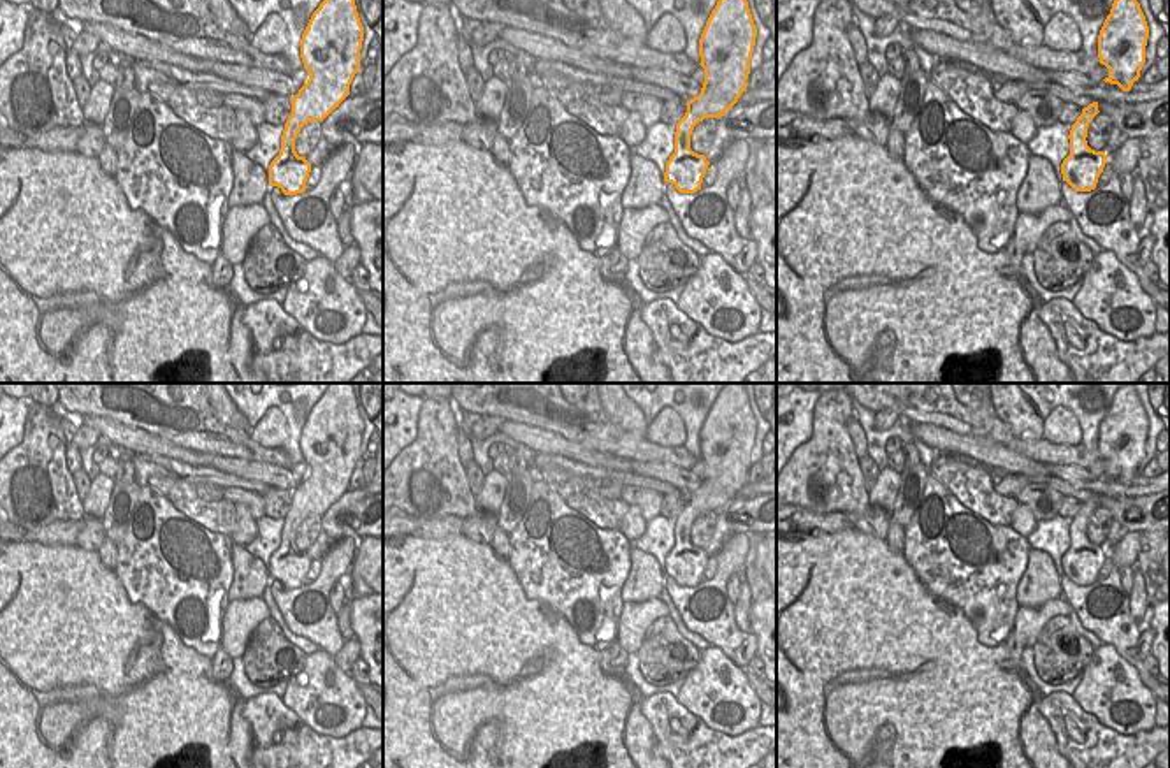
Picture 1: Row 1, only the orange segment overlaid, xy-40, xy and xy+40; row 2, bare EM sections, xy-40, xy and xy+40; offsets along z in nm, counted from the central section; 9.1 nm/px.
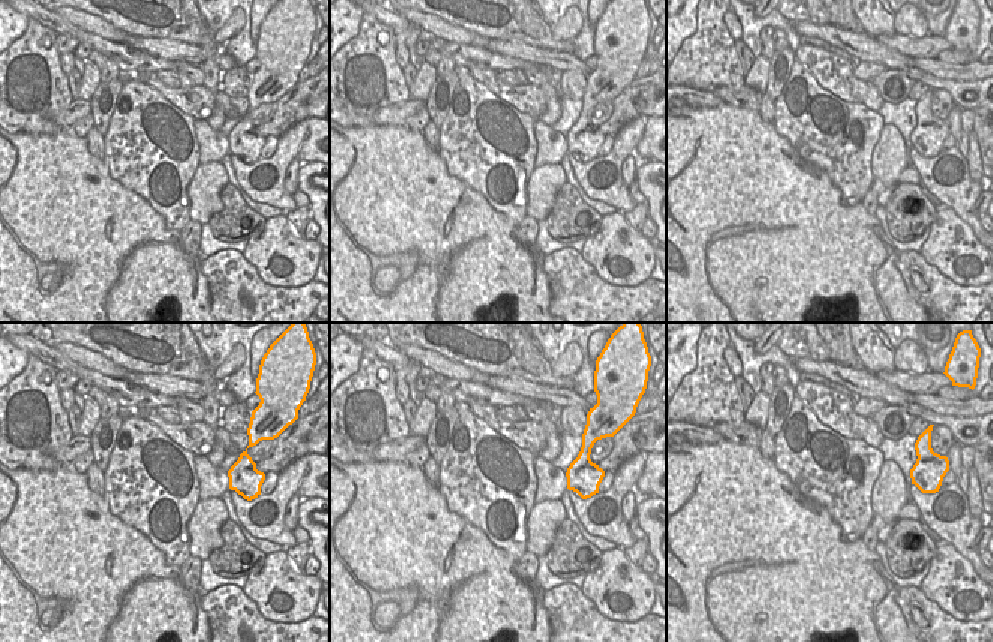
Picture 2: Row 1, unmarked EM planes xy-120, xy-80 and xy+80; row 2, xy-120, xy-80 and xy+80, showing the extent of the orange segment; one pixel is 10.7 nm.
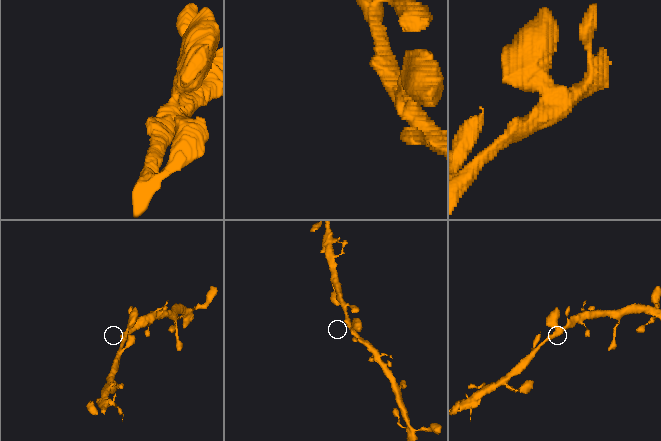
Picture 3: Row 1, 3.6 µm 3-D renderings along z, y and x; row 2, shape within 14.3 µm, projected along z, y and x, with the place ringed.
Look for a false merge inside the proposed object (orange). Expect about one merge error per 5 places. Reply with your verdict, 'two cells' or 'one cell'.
one cell

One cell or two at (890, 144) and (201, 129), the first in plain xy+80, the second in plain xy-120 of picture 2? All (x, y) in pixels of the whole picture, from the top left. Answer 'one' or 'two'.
one

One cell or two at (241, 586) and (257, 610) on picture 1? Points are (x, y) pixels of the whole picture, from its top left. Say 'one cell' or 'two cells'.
two cells

